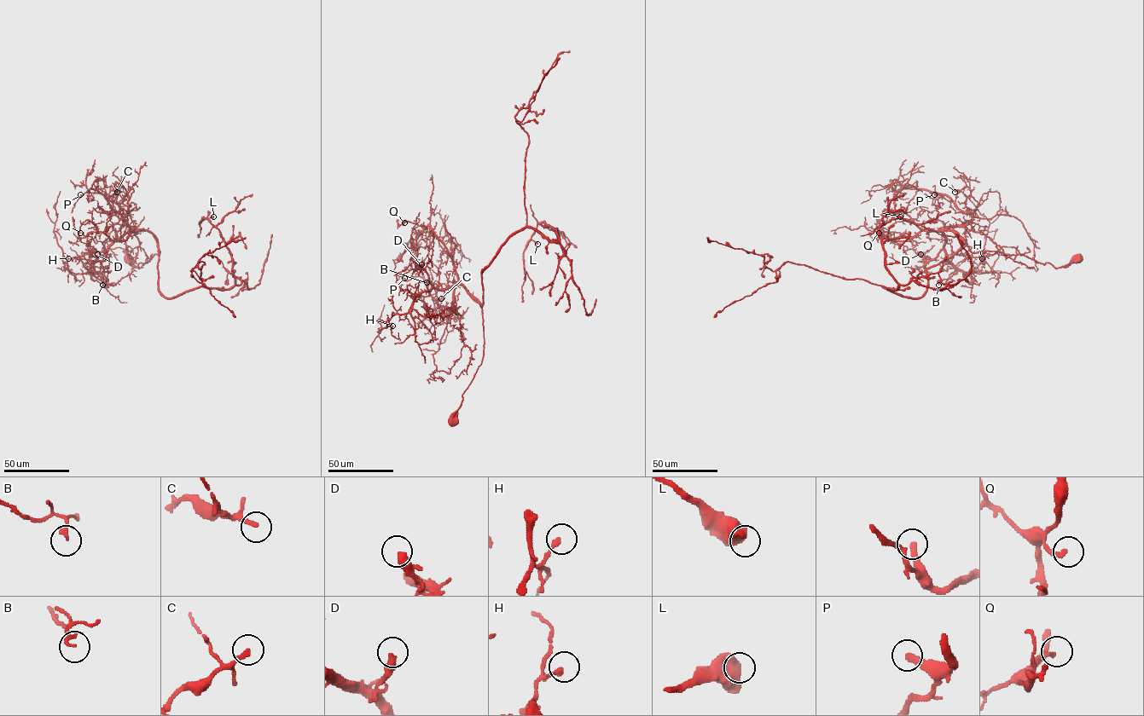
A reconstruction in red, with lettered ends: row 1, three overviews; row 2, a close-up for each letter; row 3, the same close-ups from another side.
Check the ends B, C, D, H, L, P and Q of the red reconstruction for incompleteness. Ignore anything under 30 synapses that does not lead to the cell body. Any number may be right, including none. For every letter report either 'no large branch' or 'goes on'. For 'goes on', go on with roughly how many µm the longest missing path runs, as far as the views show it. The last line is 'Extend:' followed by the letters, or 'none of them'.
B: no large branch
C: no large branch
D: no large branch
H: no large branch
L: no large branch
P: goes on | 25 µm
Q: no large branch
Extend: P

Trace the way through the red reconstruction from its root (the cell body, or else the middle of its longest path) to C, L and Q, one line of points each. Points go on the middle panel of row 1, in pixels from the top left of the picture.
C: (452, 419), (482, 361), (482, 308), (459, 285), (446, 314), (432, 299), (435, 303), (441, 298)
L: (452, 419), (483, 357), (482, 270), (517, 233), (535, 228), (558, 242), (556, 228), (538, 224), (537, 244)
Q: (452, 419), (482, 361), (482, 308), (459, 281), (452, 256), (433, 230), (428, 226), (404, 222)

